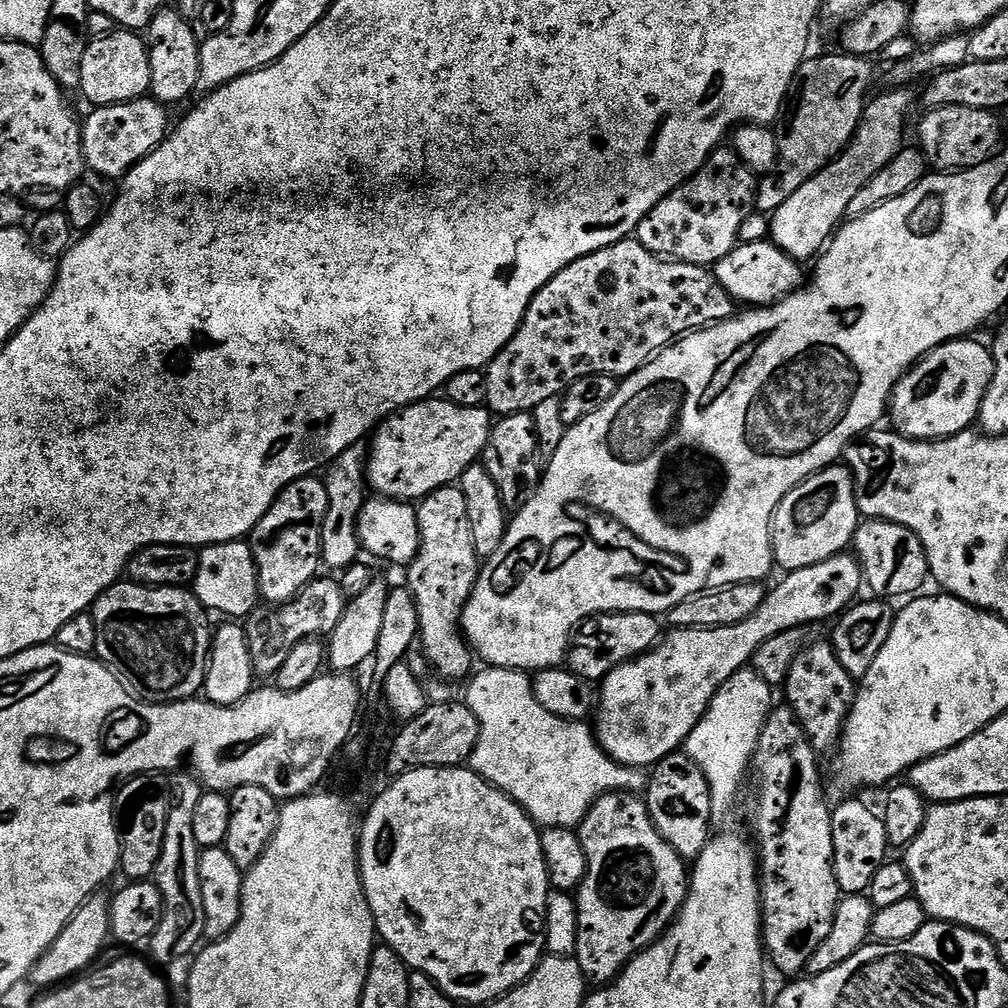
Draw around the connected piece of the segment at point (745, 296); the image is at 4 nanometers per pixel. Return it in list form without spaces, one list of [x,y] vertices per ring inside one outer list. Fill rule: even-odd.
[[[765,238],[749,244],[737,243],[730,254],[714,265],[714,275],[733,301],[744,303],[744,306],[771,306],[784,300],[791,292],[801,287],[801,261],[786,254],[771,239]]]

